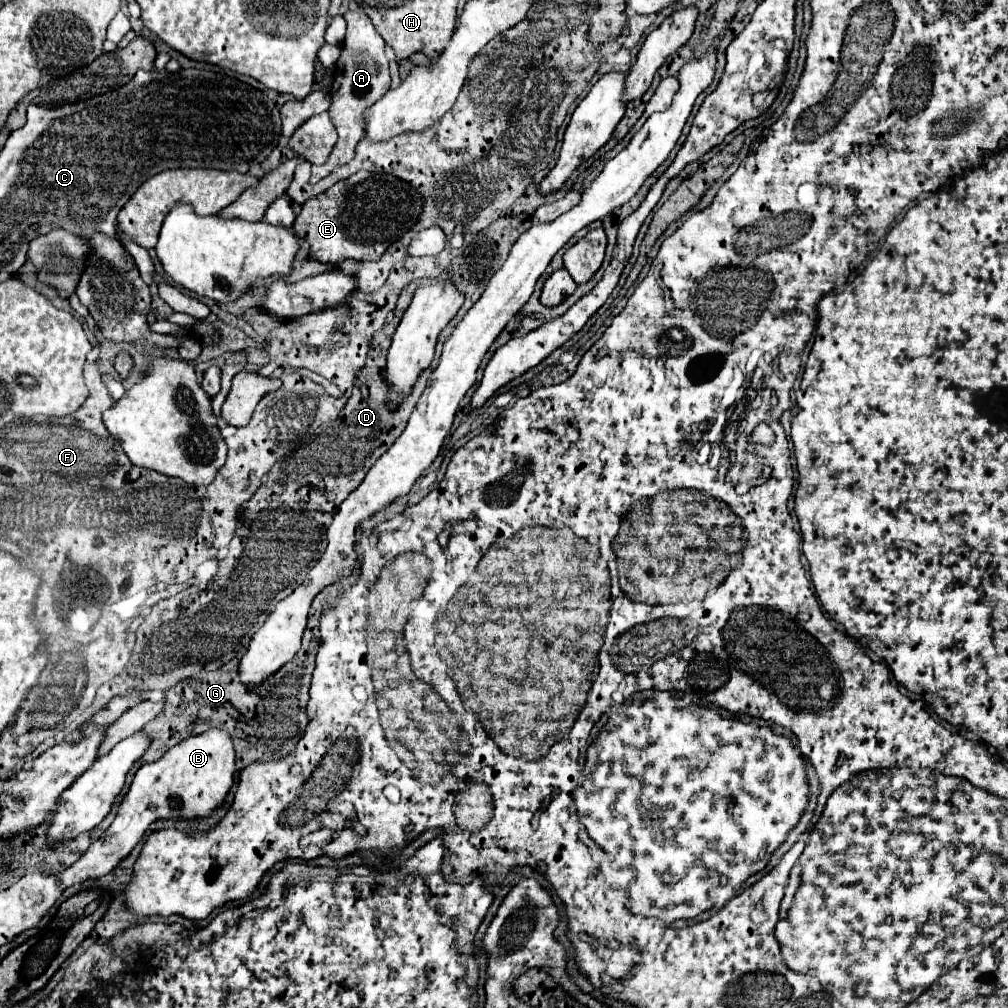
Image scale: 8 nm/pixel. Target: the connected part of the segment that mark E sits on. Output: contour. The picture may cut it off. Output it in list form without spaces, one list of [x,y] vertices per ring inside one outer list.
[[[358,171],[350,175],[348,179],[338,181],[332,185],[328,191],[308,199],[302,205],[302,211],[298,213],[292,229],[298,237],[306,239],[310,243],[310,257],[320,259],[320,263],[330,263],[338,265],[346,259],[356,259],[356,261],[378,261],[382,253],[386,251],[388,245],[398,241],[418,219],[422,209],[422,197],[404,181],[400,181],[394,175],[384,175],[384,173],[368,173],[368,171]]]

